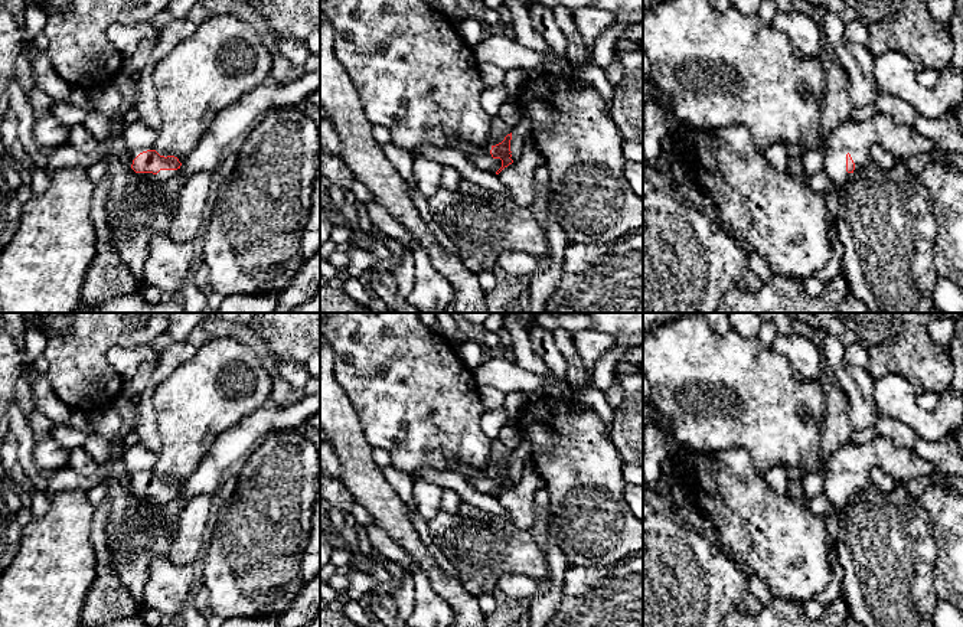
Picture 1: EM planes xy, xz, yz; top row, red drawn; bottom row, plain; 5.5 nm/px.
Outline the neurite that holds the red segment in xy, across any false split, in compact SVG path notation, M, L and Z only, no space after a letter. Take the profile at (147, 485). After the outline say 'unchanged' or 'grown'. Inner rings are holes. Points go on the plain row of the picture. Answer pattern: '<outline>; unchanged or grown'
M141 444L127 447L123 454L130 476L131 492L138 500L167 504L179 497L182 486L174 479L160 479L156 474L157 454Z; grown

